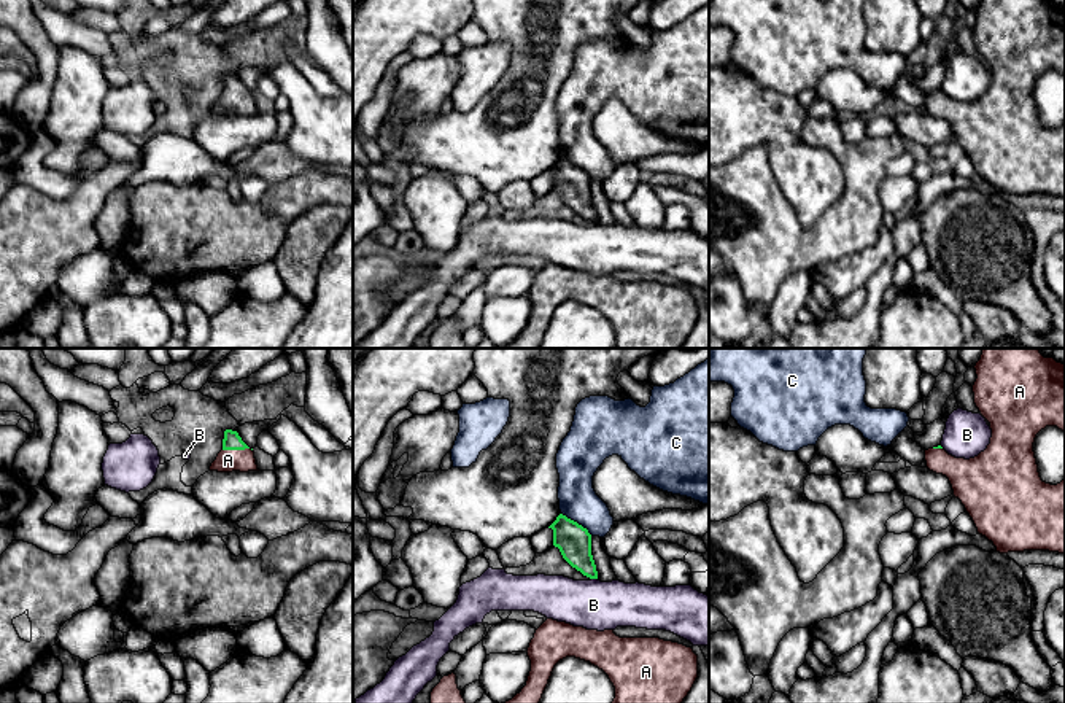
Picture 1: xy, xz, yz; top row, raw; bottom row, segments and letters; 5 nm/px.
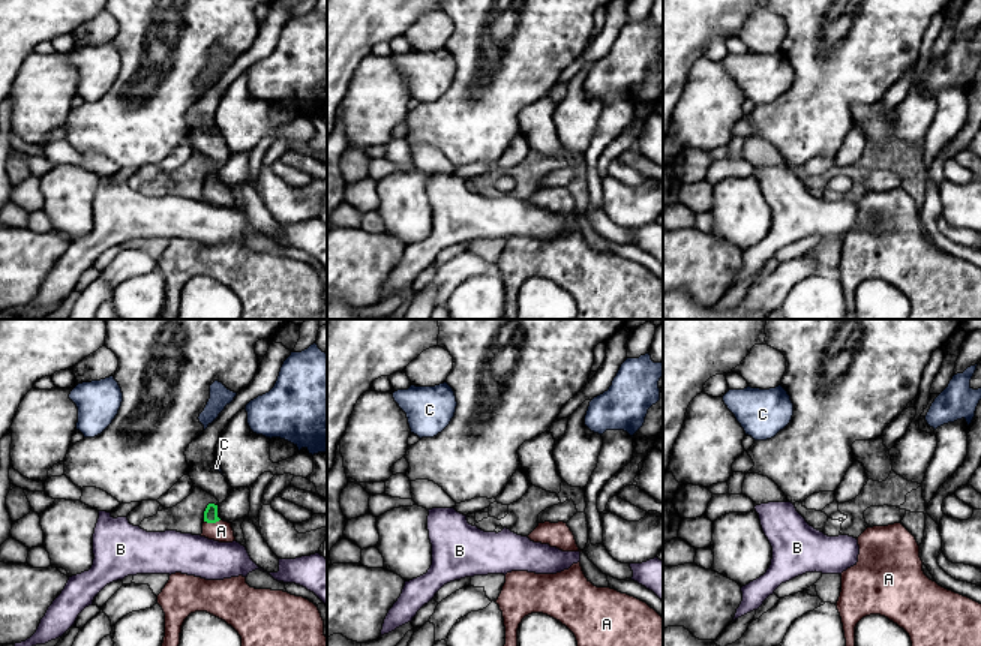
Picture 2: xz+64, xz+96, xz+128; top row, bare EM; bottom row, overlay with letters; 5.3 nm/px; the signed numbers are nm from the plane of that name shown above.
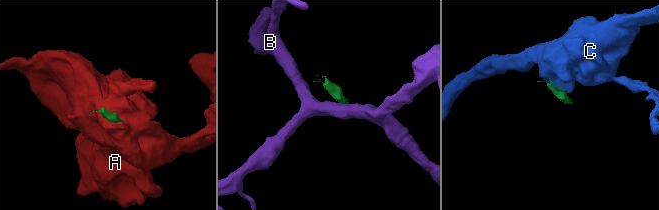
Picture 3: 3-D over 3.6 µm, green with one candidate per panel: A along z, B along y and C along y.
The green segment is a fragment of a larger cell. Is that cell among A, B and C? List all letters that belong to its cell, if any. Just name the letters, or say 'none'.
A

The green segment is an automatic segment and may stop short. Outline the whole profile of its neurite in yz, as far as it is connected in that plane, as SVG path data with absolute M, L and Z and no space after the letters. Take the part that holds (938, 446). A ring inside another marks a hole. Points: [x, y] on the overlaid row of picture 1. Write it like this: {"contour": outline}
{"contour": "M984 348L974 369L974 404L990 423L990 444L970 460L955 458L941 445L928 449L927 468L949 479L954 496L997 552L1065 553L1065 479L1057 485L1043 482L1033 452L1035 437L1046 426L1065 431L1065 364L1044 358L1038 348Z"}

